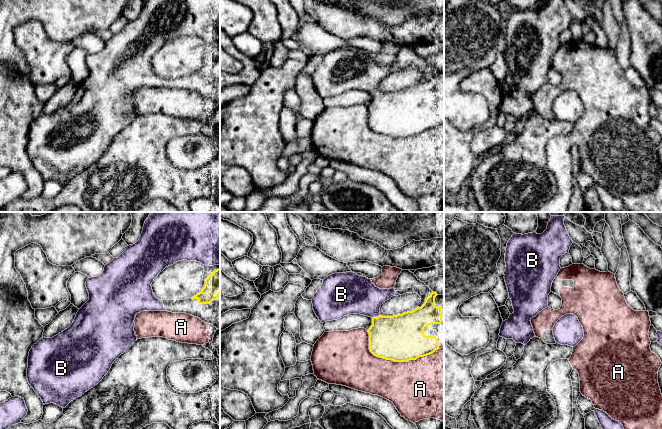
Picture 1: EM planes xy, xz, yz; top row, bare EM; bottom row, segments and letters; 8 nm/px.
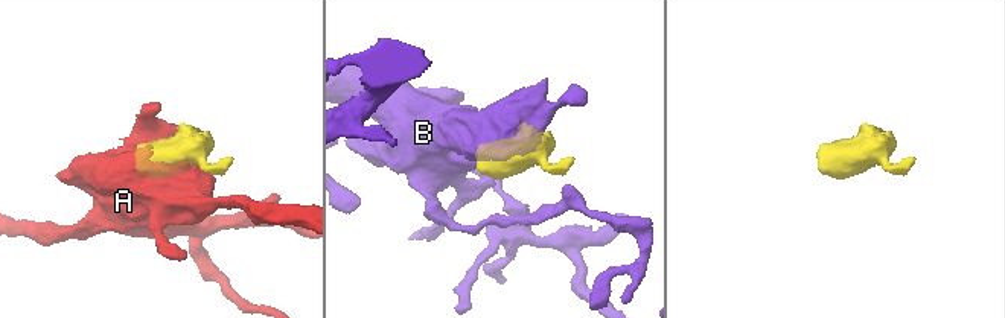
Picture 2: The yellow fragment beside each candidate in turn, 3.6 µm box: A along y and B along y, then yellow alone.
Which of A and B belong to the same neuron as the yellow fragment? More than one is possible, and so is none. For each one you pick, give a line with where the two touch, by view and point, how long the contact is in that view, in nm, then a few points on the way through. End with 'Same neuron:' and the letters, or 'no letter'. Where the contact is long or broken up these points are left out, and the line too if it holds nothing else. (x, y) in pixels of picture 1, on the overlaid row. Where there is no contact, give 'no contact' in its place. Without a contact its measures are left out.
B: xz (375, 317) | 70 nm | across xz (399, 337), (391, 333), (375, 317), (354, 294)
Same neuron: B

